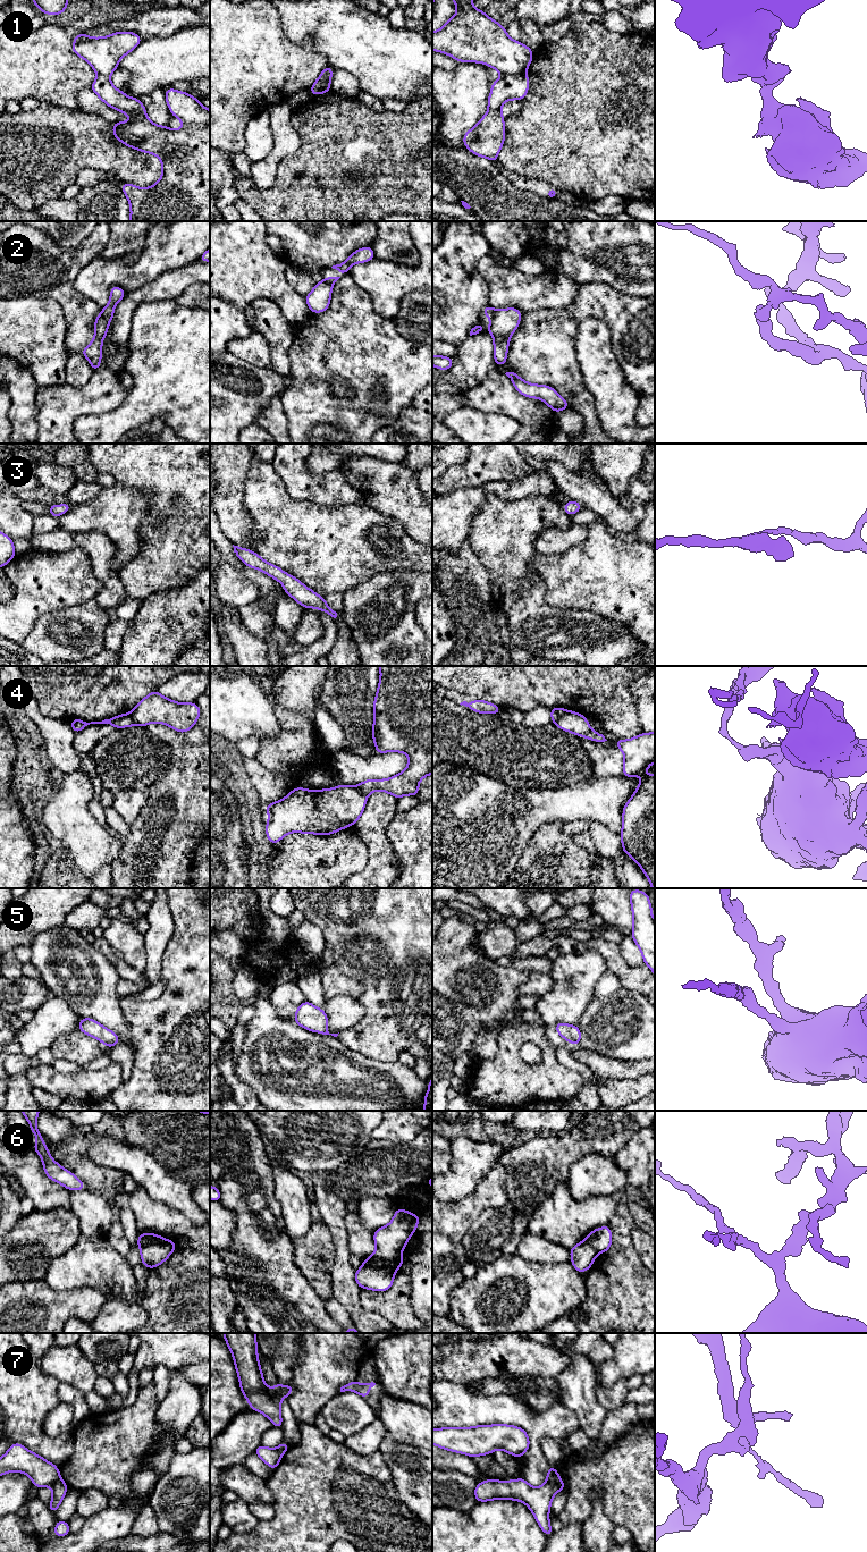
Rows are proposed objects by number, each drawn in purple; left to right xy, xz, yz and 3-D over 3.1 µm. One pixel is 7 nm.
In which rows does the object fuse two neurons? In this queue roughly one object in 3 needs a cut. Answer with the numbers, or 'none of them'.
1, 2, 4, 6, 7

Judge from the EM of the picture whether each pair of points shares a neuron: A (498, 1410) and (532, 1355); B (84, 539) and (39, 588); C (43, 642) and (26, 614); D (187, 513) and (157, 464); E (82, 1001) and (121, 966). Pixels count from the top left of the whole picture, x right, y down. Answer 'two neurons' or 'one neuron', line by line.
A: two neurons
B: two neurons
C: two neurons
D: one neuron
E: two neurons

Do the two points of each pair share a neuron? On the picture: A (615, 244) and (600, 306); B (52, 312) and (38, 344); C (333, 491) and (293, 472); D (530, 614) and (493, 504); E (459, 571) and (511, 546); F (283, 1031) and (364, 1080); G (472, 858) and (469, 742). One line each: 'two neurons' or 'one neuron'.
A: two neurons
B: one neuron
C: one neuron
D: one neuron
E: two neurons
F: one neuron
G: two neurons

